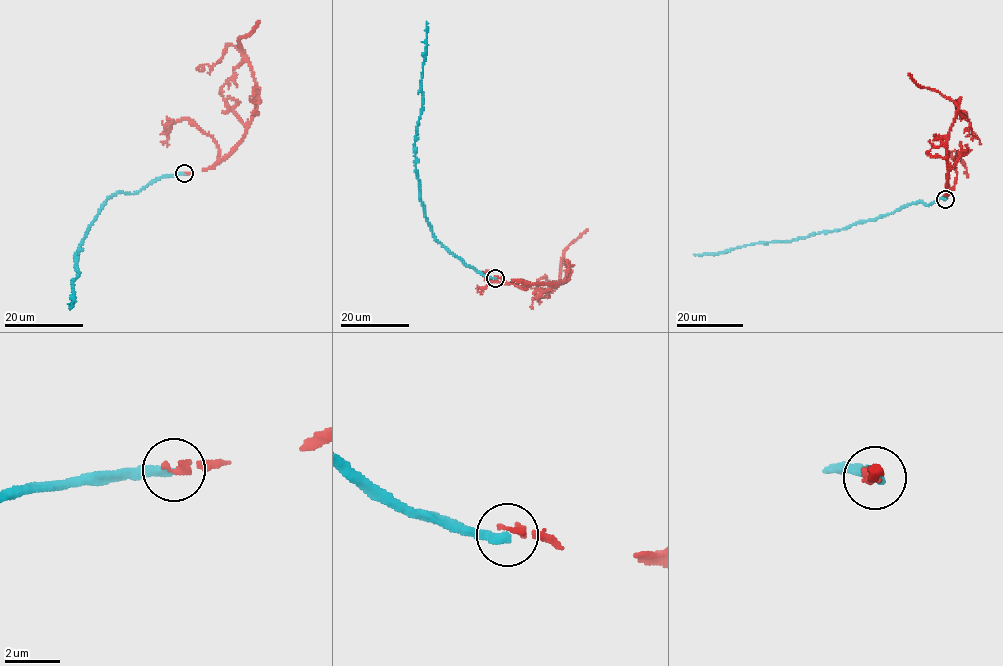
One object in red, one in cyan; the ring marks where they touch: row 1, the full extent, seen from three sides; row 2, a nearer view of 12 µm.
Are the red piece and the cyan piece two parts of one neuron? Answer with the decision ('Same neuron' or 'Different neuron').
Different neuron

